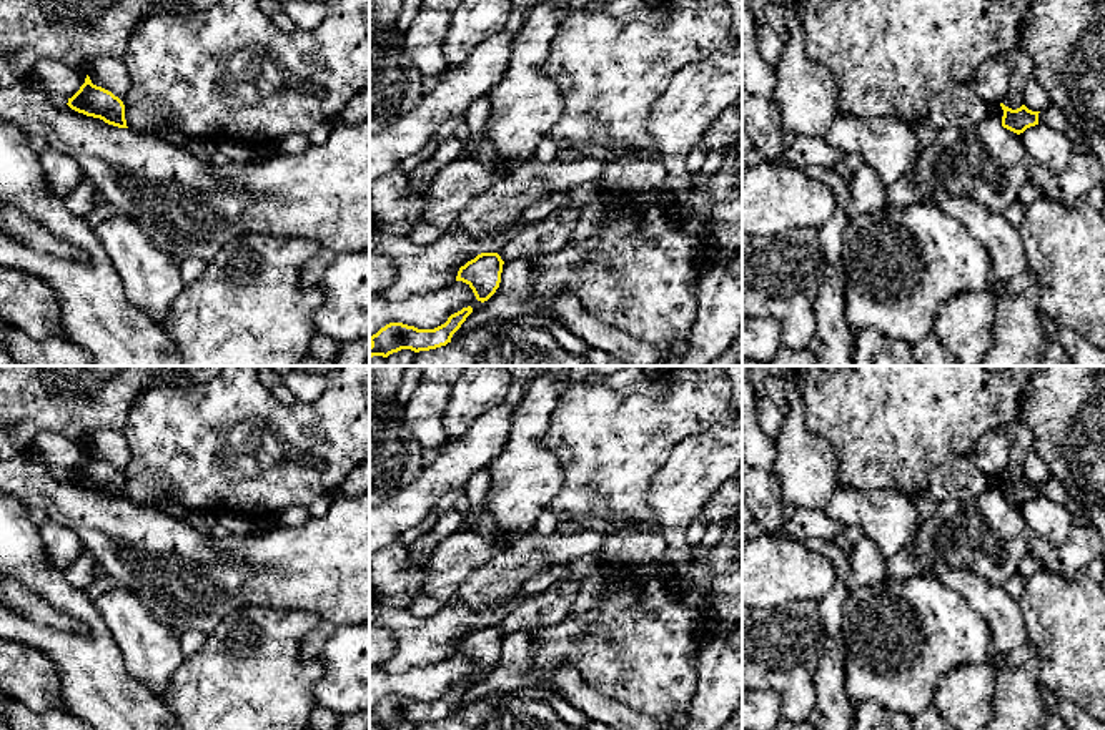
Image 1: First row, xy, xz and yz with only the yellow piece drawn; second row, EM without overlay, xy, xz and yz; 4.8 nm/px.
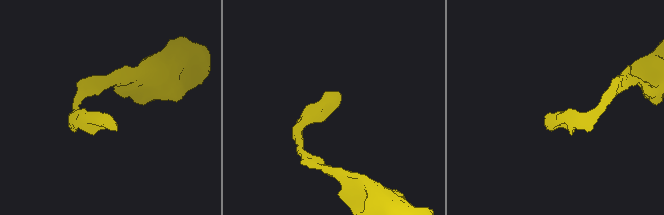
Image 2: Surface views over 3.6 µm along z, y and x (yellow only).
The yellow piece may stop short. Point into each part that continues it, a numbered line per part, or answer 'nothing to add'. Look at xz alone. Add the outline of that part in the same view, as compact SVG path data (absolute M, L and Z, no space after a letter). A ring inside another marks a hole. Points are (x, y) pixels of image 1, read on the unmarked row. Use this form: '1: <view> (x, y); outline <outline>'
nothing to add

